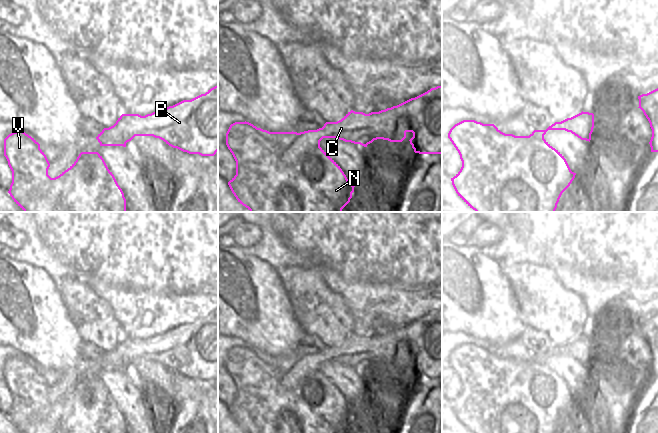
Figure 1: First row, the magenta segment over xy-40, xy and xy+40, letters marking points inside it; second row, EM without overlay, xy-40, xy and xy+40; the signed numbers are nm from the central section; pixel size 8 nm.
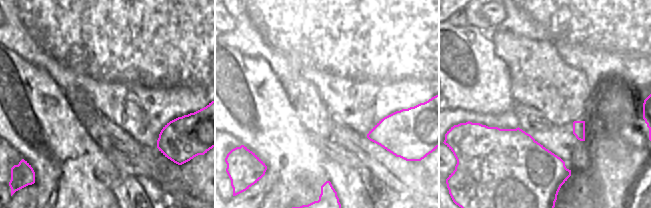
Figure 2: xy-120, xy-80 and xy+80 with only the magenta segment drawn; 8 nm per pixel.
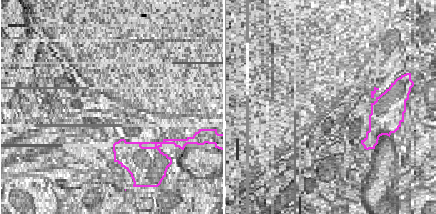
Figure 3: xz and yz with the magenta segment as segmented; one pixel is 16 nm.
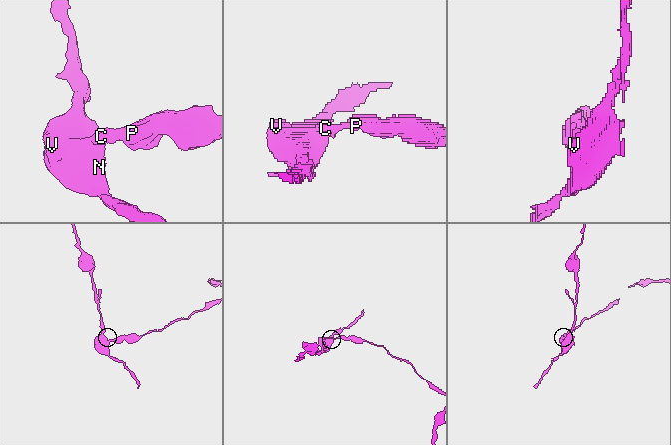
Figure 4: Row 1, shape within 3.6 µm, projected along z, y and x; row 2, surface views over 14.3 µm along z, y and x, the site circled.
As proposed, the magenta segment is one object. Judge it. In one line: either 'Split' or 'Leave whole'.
Split.

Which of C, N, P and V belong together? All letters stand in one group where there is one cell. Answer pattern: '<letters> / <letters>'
C P / N V

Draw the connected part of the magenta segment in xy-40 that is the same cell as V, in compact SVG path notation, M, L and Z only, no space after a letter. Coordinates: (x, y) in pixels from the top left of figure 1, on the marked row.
M20 130L4 139L4 156L12 171L12 183L8 193L24 212L126 212L124 193L98 152L81 152L67 170L51 178L48 175L50 163L40 149L40 144Z

